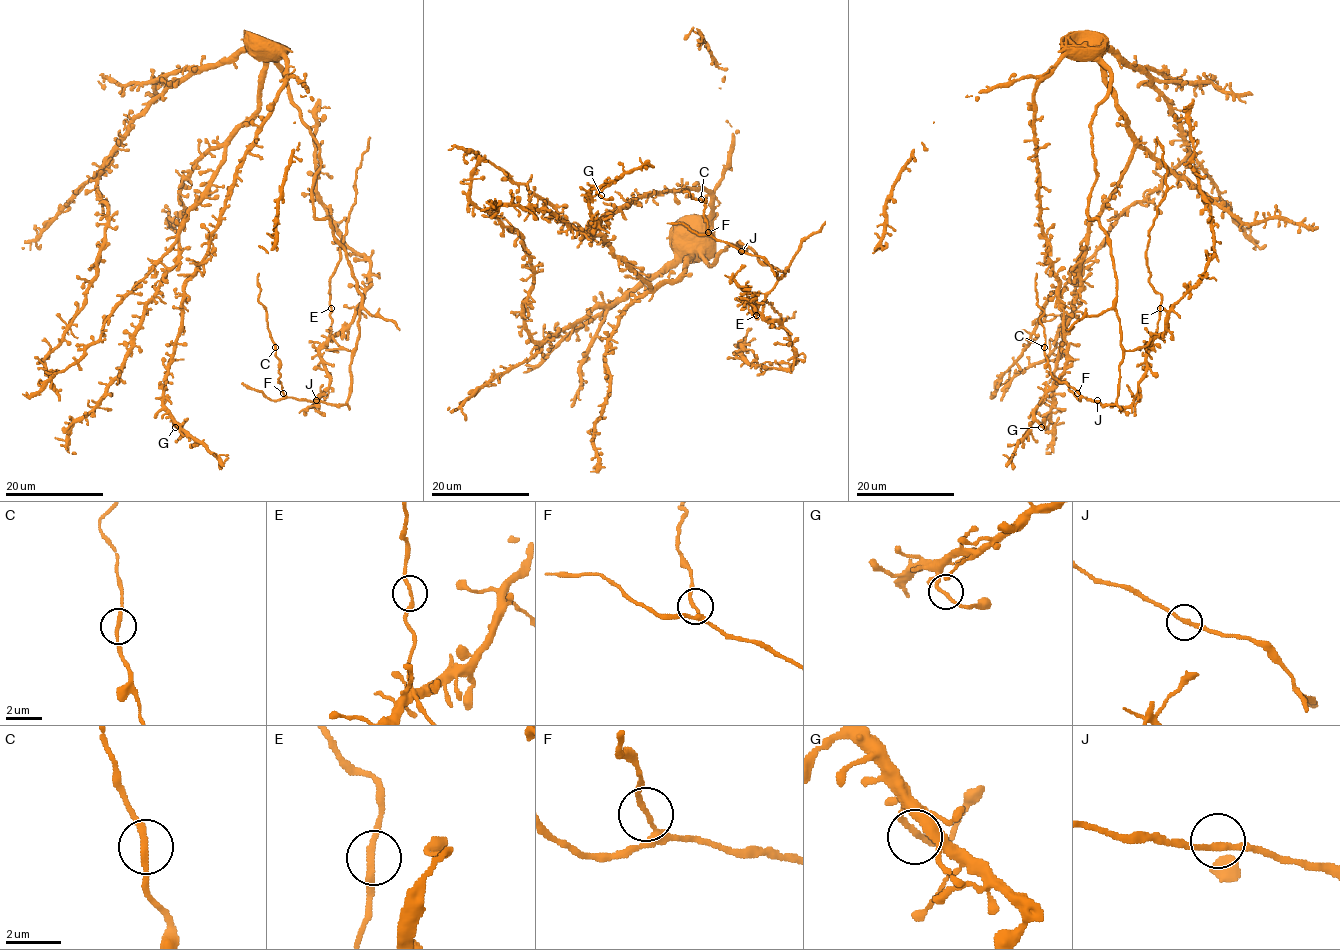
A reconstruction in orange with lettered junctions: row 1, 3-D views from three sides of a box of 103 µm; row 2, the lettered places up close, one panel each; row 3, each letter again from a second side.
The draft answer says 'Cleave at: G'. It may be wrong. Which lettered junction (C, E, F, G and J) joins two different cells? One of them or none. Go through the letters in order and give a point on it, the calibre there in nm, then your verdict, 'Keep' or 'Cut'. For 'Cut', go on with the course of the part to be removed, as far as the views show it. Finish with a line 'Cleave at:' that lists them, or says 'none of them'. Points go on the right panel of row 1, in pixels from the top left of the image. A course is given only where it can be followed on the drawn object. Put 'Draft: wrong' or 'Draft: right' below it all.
C: Place: (1044, 347). Thickness 220 nm. Keep
E: Place: (1160, 308). Thickness 200 nm. Keep
F: Place: (1077, 393). Thickness 170 nm. Keep
G: Place: (1041, 427). Thickness 180 nm. Keep
J: Place: (1097, 400). Thickness 200 nm. Keep
Cleave at: none of them
Draft: wrong

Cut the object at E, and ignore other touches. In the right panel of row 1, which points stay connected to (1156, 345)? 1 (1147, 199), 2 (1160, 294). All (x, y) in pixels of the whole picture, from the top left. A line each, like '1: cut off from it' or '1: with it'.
1: with it
2: cut off from it

